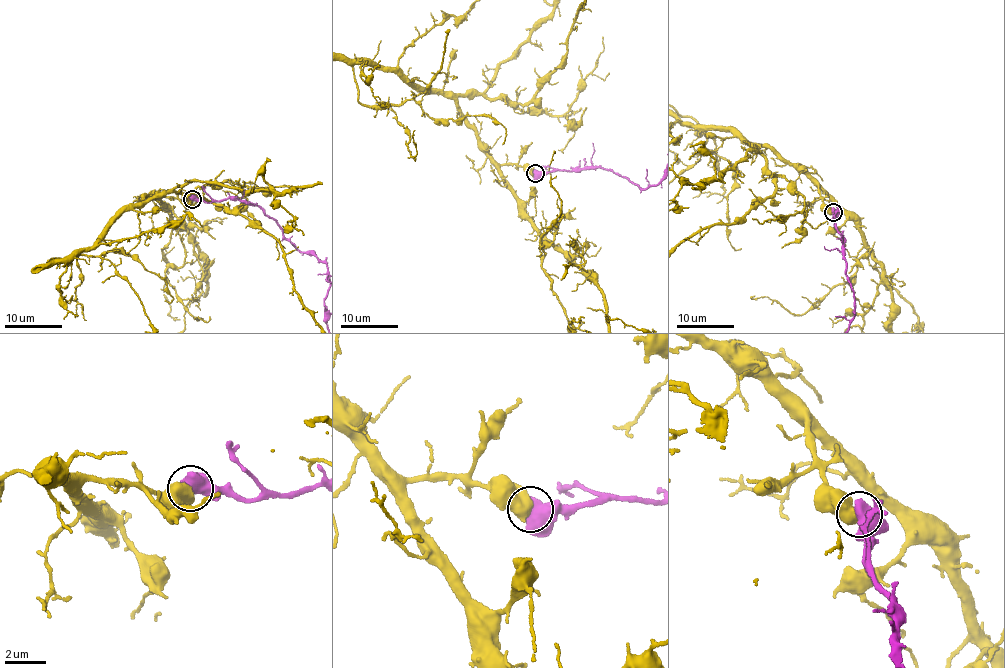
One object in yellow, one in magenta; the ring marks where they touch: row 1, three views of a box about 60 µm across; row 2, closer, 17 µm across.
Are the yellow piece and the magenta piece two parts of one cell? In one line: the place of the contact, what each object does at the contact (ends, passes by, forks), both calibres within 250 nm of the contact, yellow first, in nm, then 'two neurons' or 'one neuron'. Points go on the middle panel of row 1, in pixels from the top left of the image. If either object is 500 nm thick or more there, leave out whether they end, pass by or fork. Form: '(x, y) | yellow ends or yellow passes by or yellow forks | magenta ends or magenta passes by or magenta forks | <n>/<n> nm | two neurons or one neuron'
(535, 173) | 700/800 nm | one neuron

